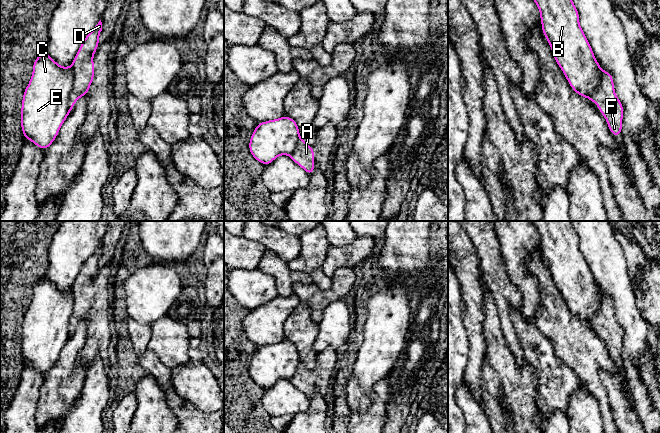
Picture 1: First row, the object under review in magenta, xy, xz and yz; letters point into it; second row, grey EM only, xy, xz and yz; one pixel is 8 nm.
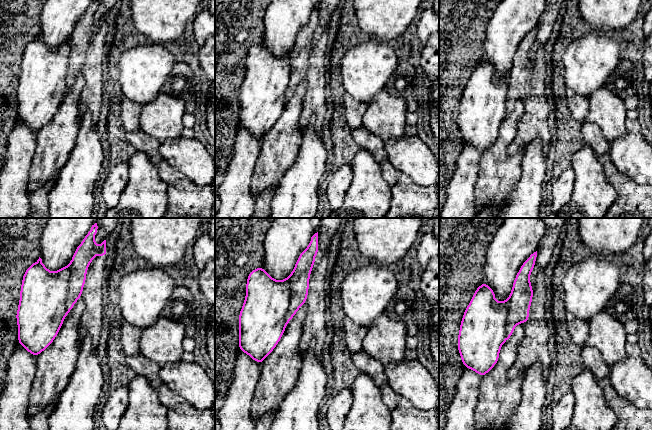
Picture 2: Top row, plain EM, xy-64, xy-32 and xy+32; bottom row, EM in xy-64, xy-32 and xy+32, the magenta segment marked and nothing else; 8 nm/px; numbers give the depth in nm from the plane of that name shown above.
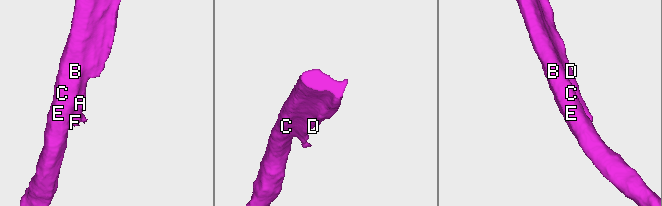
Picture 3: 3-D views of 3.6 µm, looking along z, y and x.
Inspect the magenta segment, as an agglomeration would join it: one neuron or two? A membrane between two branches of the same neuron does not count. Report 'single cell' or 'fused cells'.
fused cells

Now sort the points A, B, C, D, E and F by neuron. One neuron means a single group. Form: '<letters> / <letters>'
A D F / B C E

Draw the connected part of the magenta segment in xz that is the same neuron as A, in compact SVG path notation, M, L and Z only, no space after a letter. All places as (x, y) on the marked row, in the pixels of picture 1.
M302 138L298 141L290 157L296 164L303 168L308 175L311 175L315 170L314 149L312 146L308 146Z

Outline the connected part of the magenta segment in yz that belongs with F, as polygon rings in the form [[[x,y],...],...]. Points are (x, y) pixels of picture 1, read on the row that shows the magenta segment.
[[[597,62],[599,68],[599,87],[594,93],[594,102],[597,104],[600,113],[605,117],[608,128],[614,137],[618,137],[622,132],[622,120],[623,120],[623,104],[620,102],[615,94],[613,76],[608,72],[600,68],[599,62]]]

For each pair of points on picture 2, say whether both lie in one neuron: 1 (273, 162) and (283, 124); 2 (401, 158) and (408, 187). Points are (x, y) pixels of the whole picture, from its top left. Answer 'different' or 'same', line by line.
1: same
2: different

